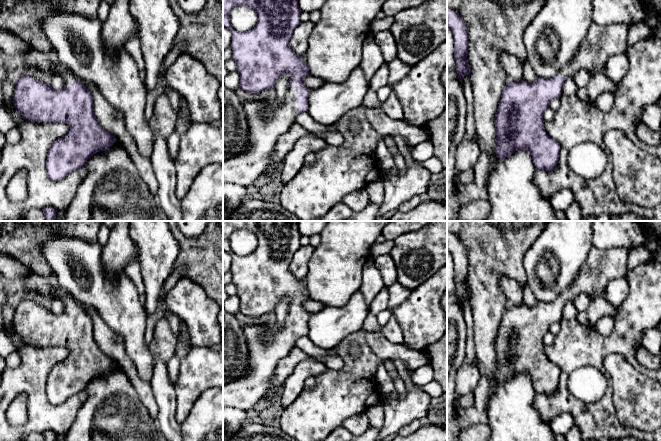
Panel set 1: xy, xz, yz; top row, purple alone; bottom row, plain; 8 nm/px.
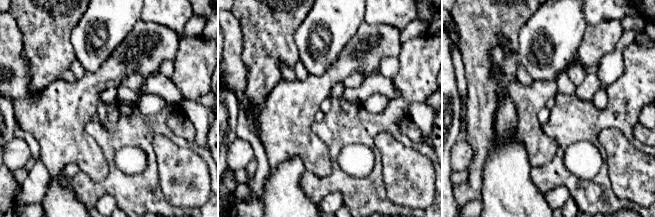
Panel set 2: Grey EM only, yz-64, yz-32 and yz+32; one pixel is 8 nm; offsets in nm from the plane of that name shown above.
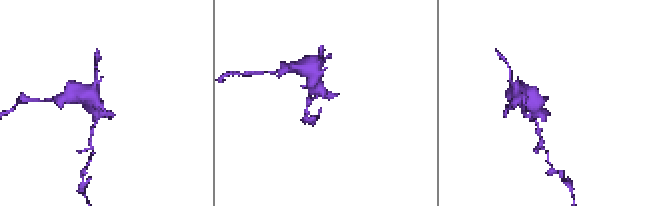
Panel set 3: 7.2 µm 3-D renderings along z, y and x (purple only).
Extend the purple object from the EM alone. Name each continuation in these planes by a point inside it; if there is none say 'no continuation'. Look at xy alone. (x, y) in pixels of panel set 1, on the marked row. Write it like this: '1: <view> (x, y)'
1: xy (46, 61)

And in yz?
1: yz (602, 42)

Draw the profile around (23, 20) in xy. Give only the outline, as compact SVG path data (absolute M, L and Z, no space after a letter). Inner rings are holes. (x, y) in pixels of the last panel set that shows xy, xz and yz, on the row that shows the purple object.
M17 0L13 7L5 7L0 3L0 30L10 32L40 51L55 51L41 28L42 21L58 13L97 18L99 1Z

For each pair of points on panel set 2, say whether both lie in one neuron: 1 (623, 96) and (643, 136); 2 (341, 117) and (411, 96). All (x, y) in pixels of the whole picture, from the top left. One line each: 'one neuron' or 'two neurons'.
1: two neurons
2: one neuron

